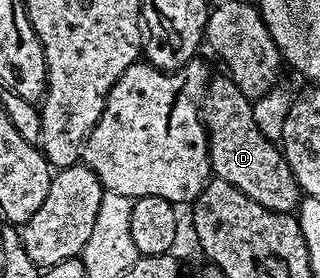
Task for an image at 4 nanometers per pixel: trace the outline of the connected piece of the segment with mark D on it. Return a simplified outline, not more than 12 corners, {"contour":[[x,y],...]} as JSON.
{"contour":[[228,74],[203,100],[209,164],[272,211],[298,210],[282,148]]}

